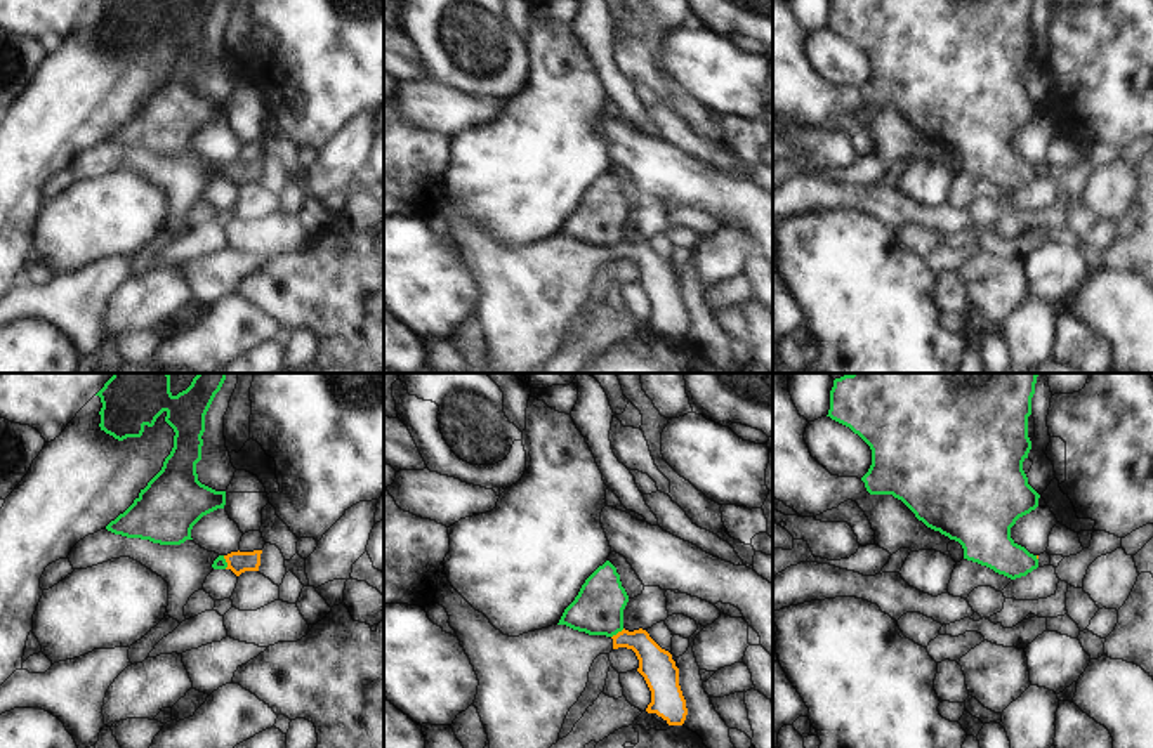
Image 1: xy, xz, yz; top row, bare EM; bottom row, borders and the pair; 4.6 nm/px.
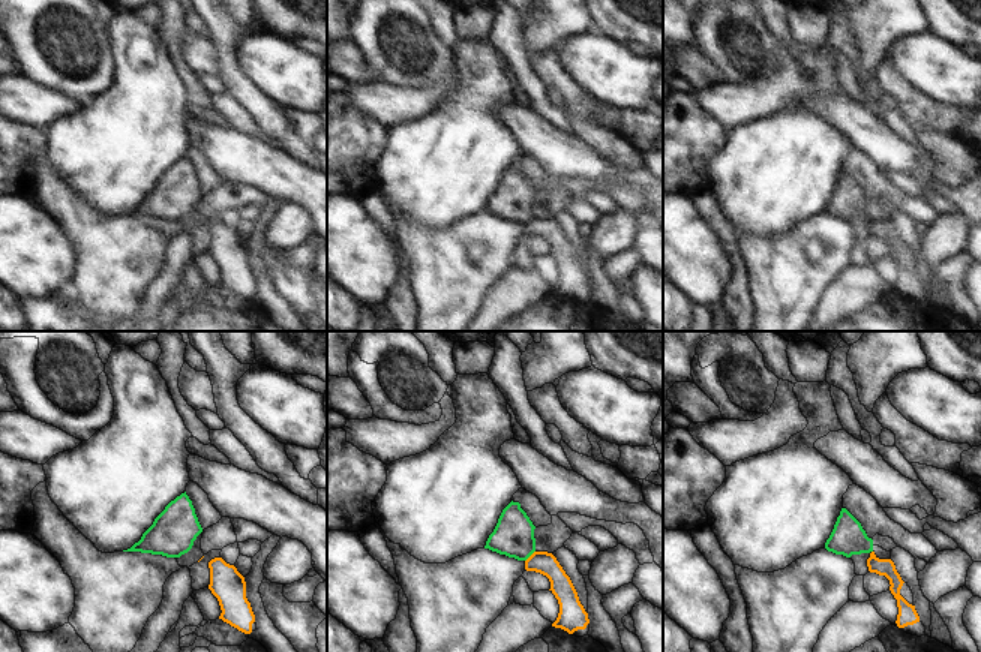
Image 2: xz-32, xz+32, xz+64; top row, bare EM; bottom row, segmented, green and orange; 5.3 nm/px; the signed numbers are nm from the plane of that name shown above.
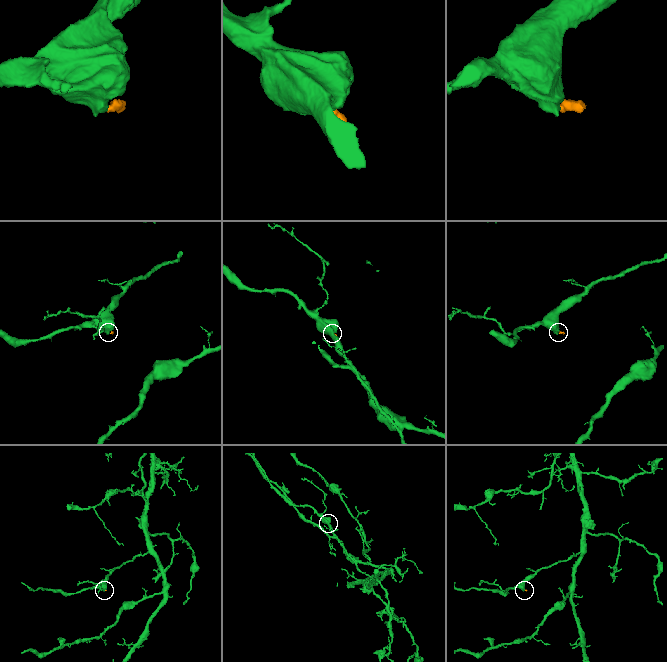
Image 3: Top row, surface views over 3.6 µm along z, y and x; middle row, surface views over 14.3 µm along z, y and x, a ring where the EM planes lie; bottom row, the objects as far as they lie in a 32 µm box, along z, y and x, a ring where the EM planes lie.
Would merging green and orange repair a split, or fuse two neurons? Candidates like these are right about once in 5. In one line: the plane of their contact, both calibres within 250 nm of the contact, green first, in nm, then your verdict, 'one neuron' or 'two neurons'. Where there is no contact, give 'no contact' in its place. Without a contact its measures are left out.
xz | 240/160 nm | two neurons

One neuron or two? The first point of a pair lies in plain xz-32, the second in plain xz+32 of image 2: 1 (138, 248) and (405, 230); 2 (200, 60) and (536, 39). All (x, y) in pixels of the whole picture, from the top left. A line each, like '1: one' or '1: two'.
1: one
2: two

